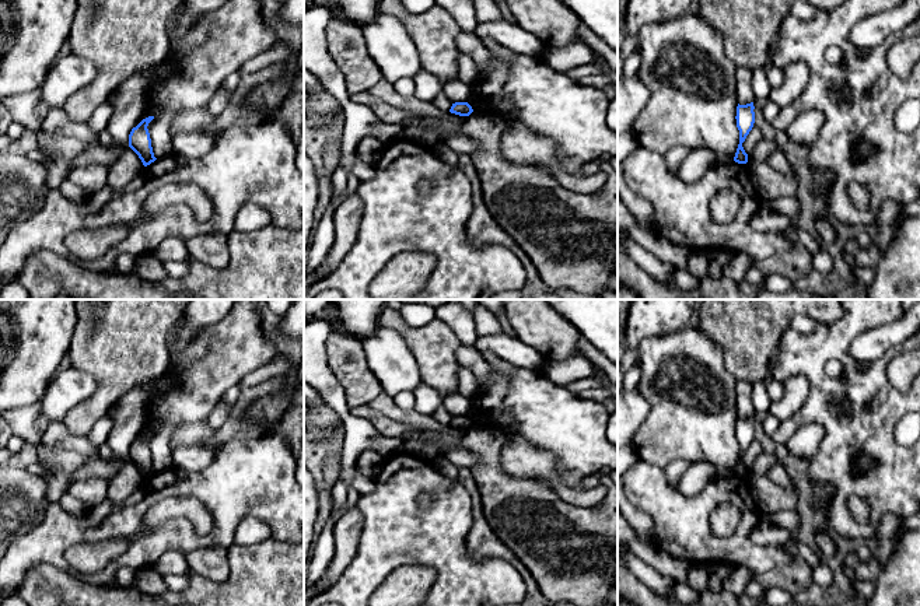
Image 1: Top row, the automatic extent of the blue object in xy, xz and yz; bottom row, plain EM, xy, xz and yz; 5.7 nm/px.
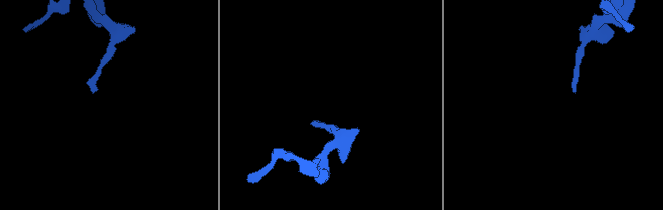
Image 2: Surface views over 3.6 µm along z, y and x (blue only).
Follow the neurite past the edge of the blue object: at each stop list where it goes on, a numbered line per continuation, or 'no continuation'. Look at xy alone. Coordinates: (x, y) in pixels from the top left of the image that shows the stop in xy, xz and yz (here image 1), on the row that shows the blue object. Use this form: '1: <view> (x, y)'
no continuation

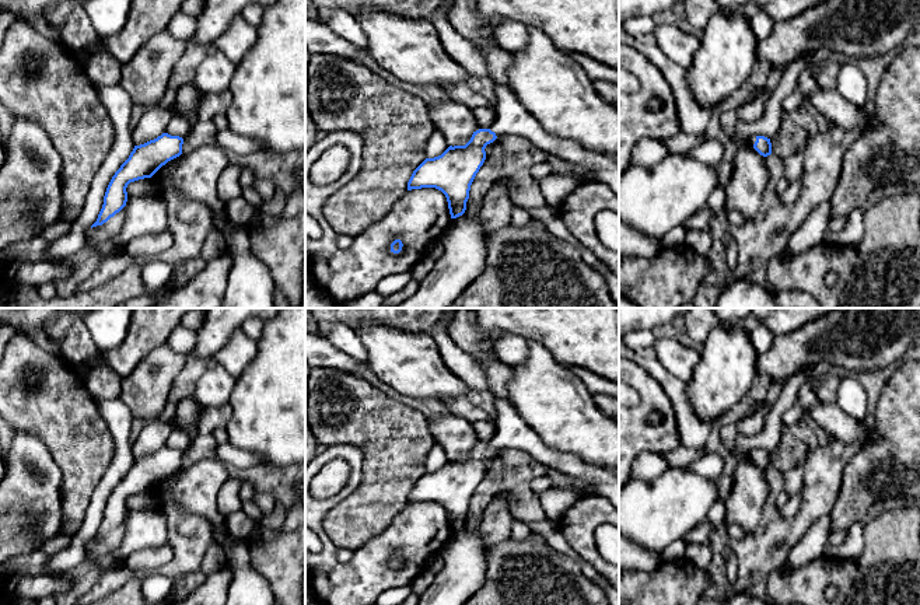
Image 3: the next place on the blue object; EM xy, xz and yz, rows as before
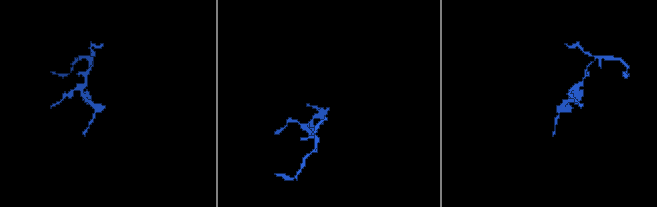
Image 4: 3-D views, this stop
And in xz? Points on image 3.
1: xz (511, 118)

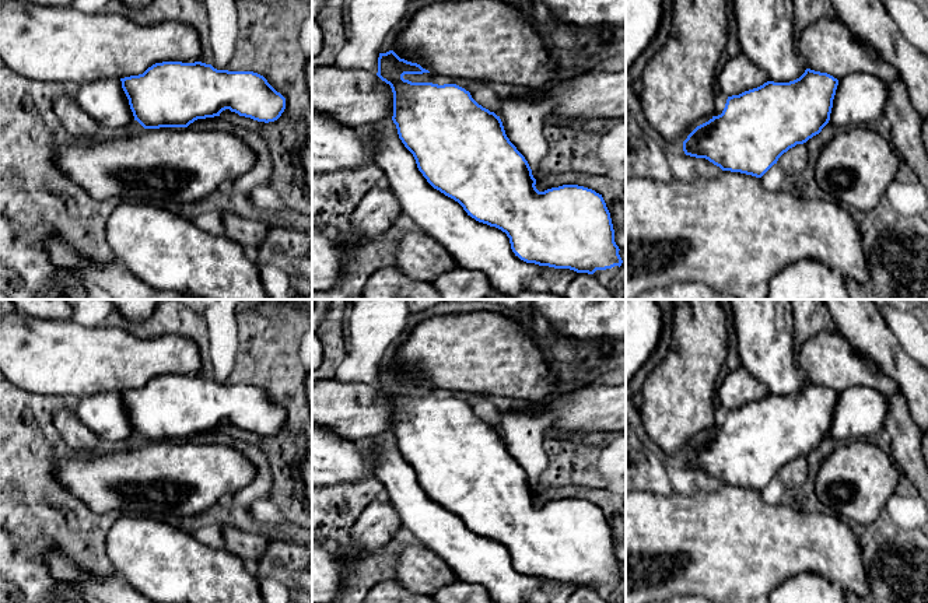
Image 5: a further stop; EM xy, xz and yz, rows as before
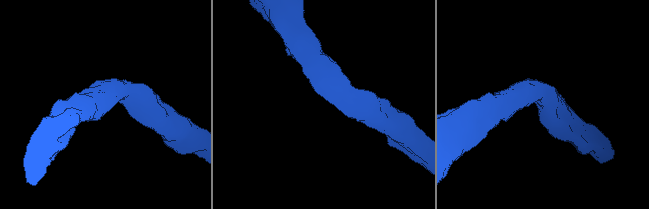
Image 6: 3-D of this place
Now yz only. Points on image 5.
1: yz (860, 100)

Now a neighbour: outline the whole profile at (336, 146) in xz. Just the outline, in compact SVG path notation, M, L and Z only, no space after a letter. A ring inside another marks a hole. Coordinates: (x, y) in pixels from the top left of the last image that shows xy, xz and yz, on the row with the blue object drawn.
M312 109L312 173L357 169L374 164L379 136L370 129L340 123Z

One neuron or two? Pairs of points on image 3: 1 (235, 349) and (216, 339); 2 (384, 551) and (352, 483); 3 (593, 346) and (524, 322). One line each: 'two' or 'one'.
1: two
2: one
3: one

